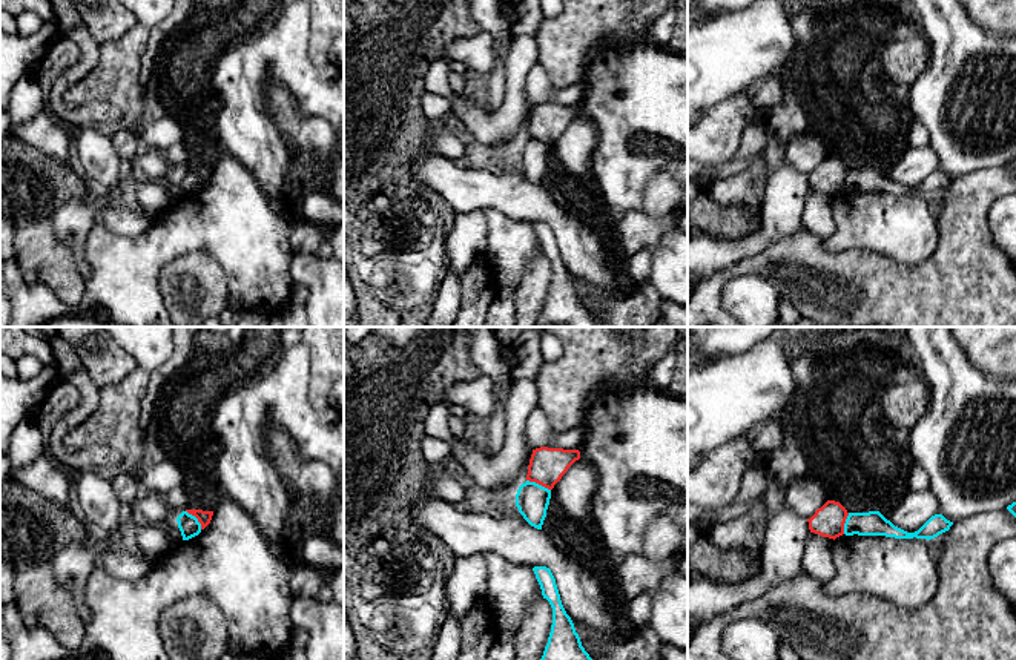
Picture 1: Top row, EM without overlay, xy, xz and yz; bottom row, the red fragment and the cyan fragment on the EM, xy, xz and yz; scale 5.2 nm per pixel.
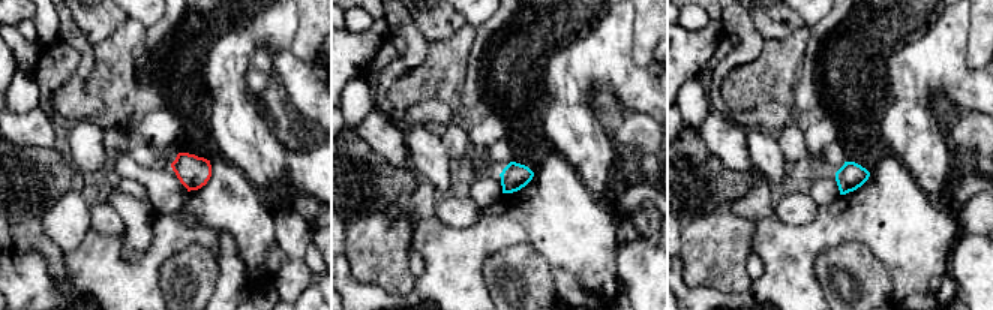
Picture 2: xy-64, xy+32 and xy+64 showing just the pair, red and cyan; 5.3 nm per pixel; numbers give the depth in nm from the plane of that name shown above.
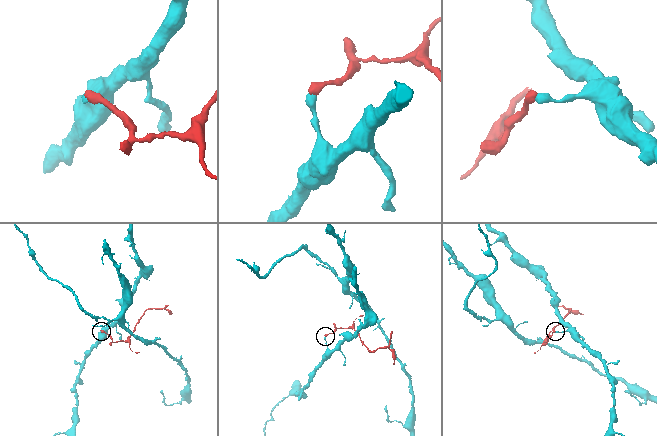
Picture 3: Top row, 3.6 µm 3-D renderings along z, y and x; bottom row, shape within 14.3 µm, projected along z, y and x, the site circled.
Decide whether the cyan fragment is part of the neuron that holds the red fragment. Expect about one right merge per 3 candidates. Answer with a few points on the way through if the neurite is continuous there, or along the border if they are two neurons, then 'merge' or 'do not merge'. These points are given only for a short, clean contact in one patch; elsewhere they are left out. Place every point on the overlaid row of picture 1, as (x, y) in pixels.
border xz (527, 479), (550, 490); do not merge

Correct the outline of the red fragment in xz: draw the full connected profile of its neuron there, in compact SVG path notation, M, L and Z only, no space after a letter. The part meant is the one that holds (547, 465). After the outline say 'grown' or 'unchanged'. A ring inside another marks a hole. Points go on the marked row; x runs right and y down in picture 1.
M536 448L529 459L526 480L553 490L568 468L579 459L579 450Z; unchanged

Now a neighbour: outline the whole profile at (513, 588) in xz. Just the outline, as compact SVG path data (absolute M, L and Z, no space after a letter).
M494 551L482 553L488 568L485 600L499 629L517 634L533 603L542 599L536 574L528 565L517 565Z

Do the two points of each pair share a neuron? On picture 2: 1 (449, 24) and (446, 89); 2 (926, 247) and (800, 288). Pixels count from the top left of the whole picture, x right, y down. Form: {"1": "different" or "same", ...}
{"1": "different", "2": "same"}

